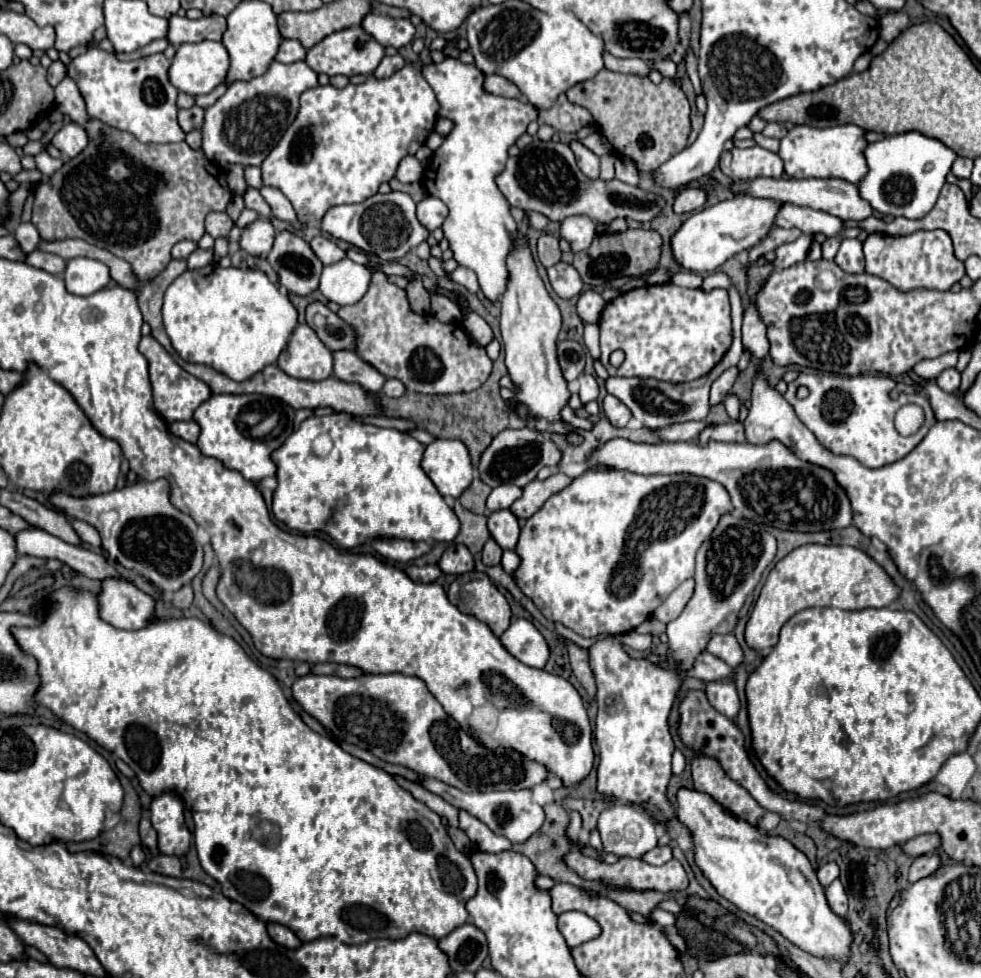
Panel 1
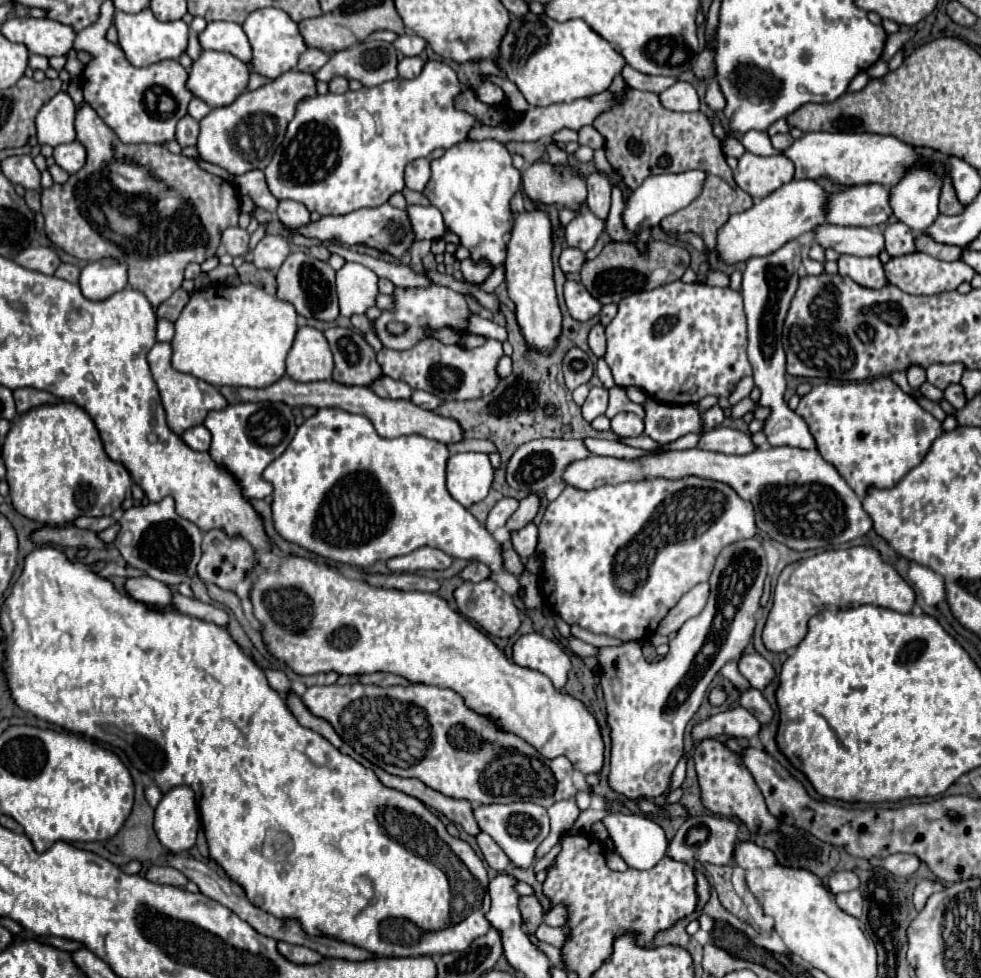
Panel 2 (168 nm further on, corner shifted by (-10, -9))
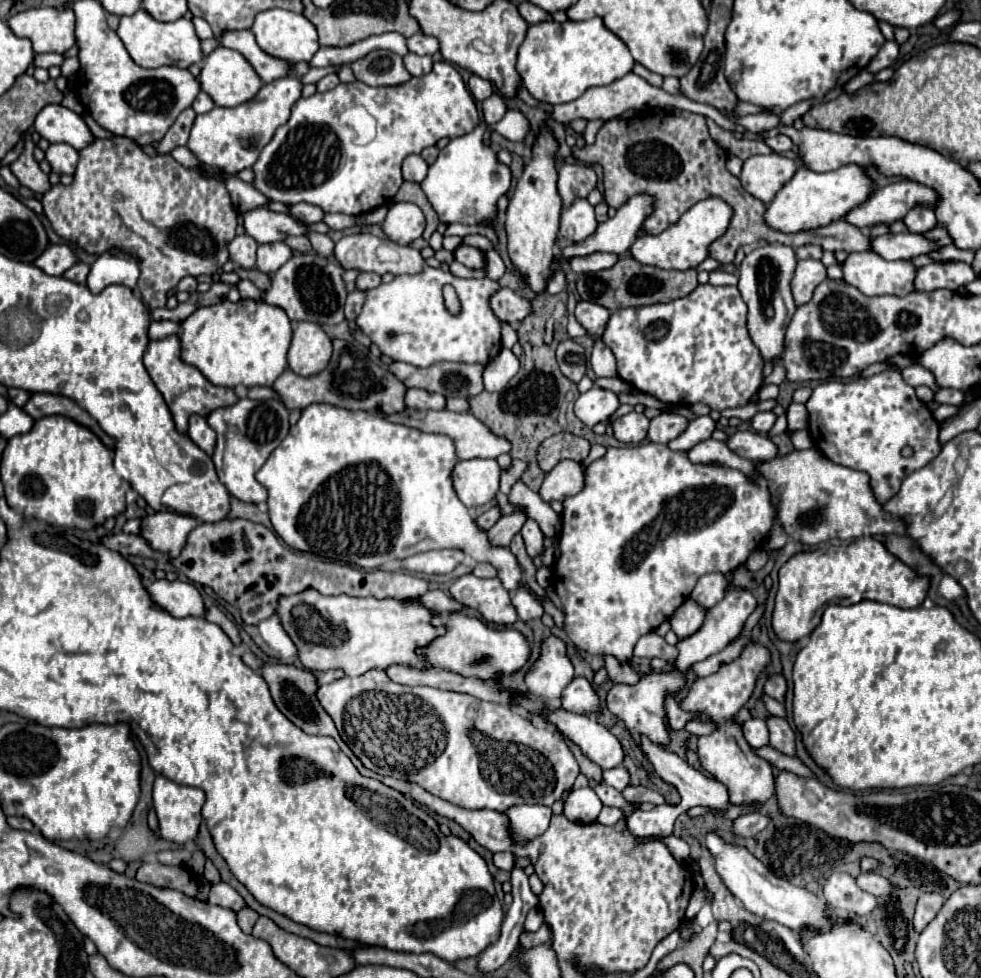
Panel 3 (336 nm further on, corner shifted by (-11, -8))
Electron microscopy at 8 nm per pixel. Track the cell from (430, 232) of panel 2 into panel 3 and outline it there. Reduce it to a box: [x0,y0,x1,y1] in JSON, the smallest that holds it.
[382,203,426,245]

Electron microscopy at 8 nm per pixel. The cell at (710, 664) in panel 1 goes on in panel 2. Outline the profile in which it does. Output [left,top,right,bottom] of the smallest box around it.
[739,686,773,724]

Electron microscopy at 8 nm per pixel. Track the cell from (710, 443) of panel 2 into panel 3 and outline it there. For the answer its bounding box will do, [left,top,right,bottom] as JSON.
[726,431,778,461]

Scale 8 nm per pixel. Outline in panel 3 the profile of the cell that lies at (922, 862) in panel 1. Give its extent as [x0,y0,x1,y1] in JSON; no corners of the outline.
[914,893,944,933]

